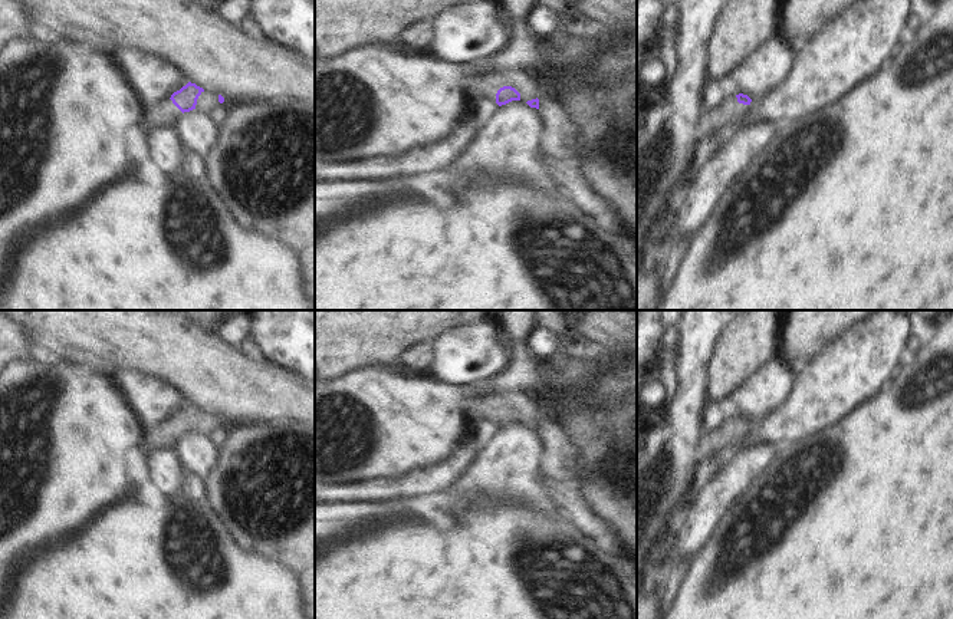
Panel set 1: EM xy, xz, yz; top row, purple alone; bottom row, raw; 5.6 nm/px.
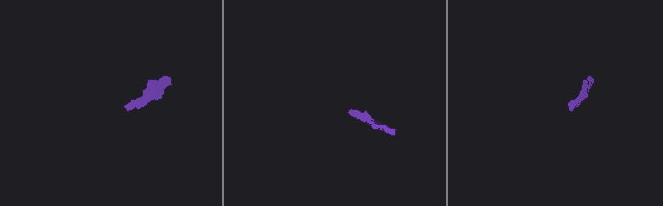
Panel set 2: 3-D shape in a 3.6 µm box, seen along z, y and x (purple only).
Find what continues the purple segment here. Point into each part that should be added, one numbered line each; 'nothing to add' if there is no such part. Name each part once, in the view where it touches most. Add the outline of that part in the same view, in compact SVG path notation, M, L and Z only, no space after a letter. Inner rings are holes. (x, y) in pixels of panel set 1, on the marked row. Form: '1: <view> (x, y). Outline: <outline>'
1: yz (735, 114). Outline: M729 92L719 108L724 115L724 128L722 132L730 132L746 125L749 105L739 103L736 95Z

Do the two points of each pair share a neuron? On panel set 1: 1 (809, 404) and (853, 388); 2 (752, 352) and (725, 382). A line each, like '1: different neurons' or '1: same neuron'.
1: same neuron
2: same neuron

